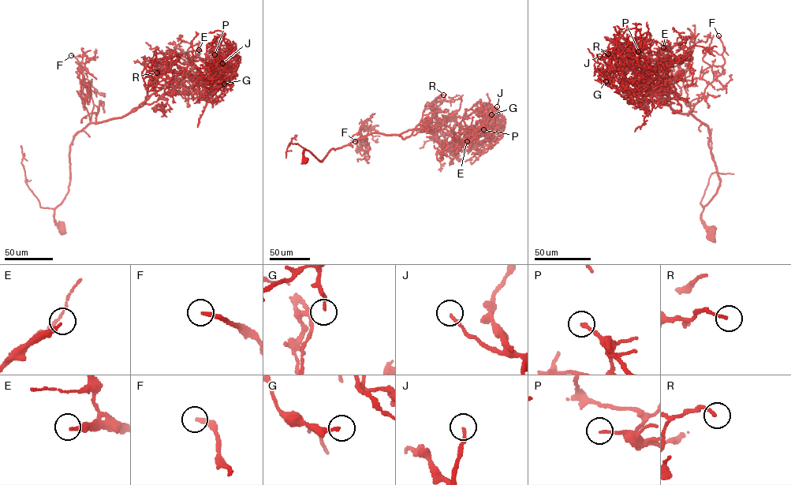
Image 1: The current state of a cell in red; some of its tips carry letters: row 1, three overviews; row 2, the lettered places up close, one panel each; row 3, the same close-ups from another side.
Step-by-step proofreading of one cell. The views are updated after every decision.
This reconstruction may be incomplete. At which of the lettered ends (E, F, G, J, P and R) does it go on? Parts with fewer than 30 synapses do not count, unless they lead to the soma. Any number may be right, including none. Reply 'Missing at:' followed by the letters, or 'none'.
Missing at: F, P, R

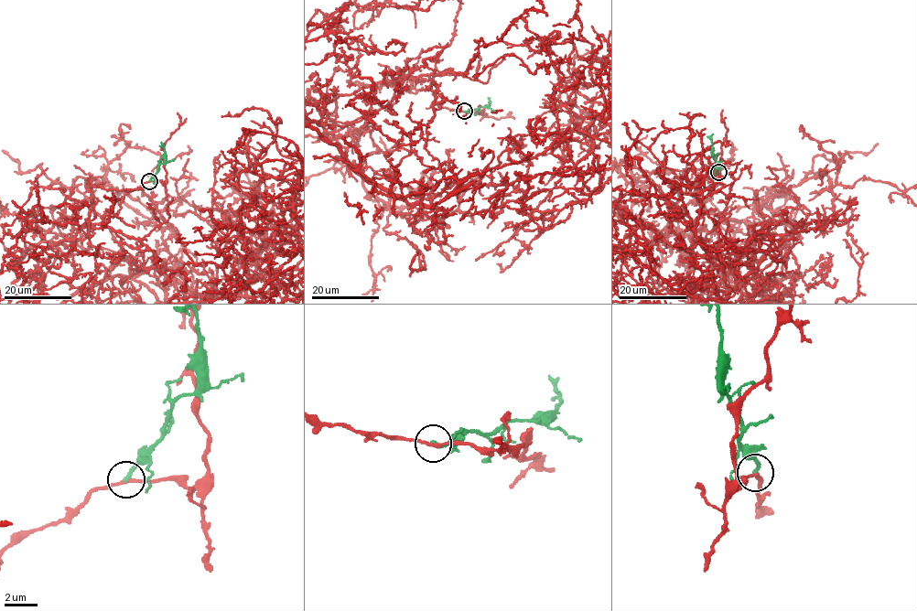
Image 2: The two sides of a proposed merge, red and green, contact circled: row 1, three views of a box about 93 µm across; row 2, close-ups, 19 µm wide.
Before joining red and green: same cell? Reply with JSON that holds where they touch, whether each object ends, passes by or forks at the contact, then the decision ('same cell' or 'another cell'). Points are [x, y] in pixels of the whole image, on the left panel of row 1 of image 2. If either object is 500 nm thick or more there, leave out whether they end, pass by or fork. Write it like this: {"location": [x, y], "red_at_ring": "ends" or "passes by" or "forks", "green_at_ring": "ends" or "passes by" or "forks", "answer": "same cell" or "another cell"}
{"location": [149, 181], "red_at_ring": "passes by", "green_at_ring": "ends", "answer": "another cell"}

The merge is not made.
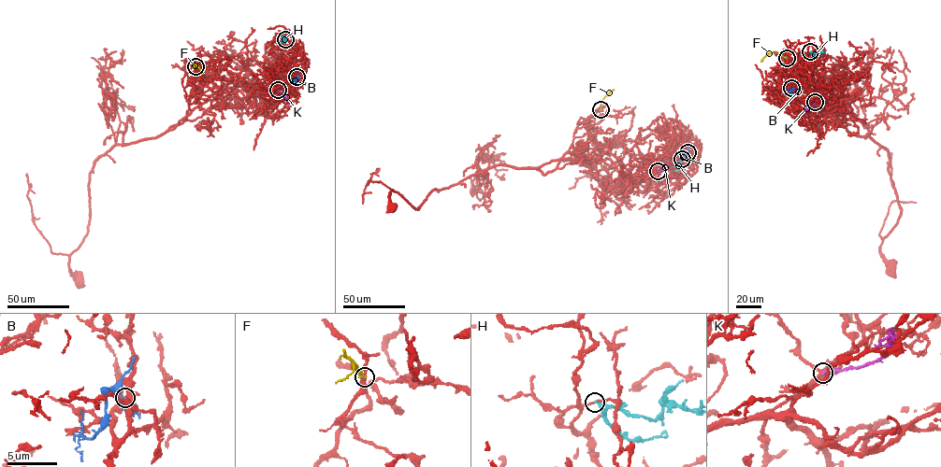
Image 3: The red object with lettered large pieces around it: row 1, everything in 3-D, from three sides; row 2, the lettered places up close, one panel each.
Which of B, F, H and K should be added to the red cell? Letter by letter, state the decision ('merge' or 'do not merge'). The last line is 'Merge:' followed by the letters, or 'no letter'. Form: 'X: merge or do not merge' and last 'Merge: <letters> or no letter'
B: do not merge
F: do not merge
H: merge
K: do not merge
Merge: H

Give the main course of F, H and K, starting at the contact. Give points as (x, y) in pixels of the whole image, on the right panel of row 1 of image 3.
F: (786, 58), (773, 51), (760, 62)
H: (810, 51), (817, 53), (823, 51)
K: (815, 102), (803, 114)

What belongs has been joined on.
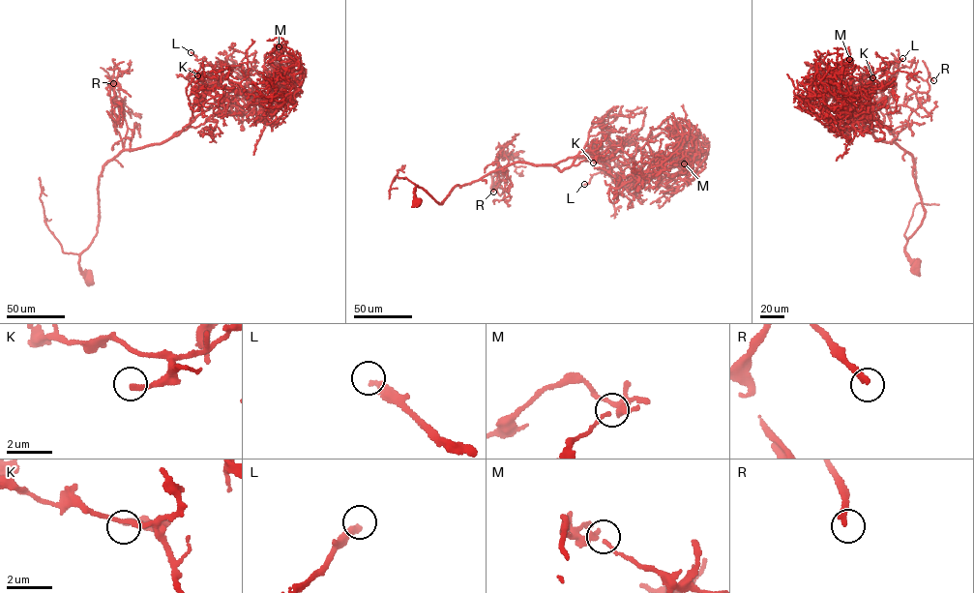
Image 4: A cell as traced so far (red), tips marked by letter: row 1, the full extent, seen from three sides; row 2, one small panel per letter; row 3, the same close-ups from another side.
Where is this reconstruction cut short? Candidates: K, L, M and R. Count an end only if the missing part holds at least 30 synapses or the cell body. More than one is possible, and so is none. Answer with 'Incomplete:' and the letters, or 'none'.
Incomplete: K, L, R

